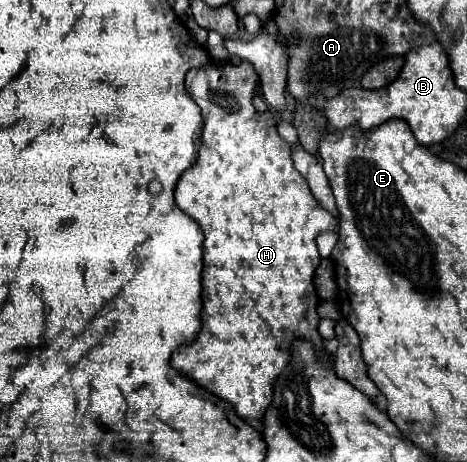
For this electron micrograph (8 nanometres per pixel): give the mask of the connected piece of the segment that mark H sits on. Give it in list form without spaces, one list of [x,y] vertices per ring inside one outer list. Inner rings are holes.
[[[242,61],[240,65],[234,65],[234,63],[224,63],[224,65],[208,63],[208,65],[200,67],[200,69],[192,69],[186,75],[186,91],[190,93],[190,97],[202,109],[204,131],[202,131],[202,143],[200,143],[200,151],[198,151],[196,163],[180,175],[176,187],[174,187],[174,201],[176,201],[176,205],[188,217],[192,217],[194,221],[202,223],[202,233],[204,233],[202,263],[204,263],[204,269],[202,269],[202,331],[198,335],[198,341],[194,341],[194,343],[188,346],[180,347],[173,353],[171,366],[182,373],[184,377],[188,377],[190,381],[194,381],[196,385],[200,385],[202,389],[206,389],[208,393],[216,395],[222,401],[228,401],[234,407],[234,411],[238,413],[238,417],[242,417],[246,421],[254,421],[254,419],[260,421],[260,417],[264,417],[264,409],[272,403],[272,385],[274,385],[276,377],[284,371],[284,365],[288,363],[286,357],[290,357],[290,343],[296,337],[304,337],[304,339],[316,343],[318,351],[324,351],[322,337],[316,331],[320,317],[316,313],[318,297],[316,297],[316,291],[314,291],[314,285],[312,285],[314,271],[320,265],[320,255],[318,255],[318,249],[316,249],[316,237],[320,233],[324,233],[324,231],[336,231],[338,229],[338,219],[330,211],[326,211],[314,199],[314,195],[308,189],[306,179],[294,169],[294,163],[292,163],[292,157],[290,157],[290,145],[276,131],[278,119],[276,119],[274,111],[268,109],[264,113],[258,113],[254,109],[252,95],[256,93],[256,89],[258,89],[258,75],[256,75],[254,67],[250,63],[246,63],[246,61]]]

